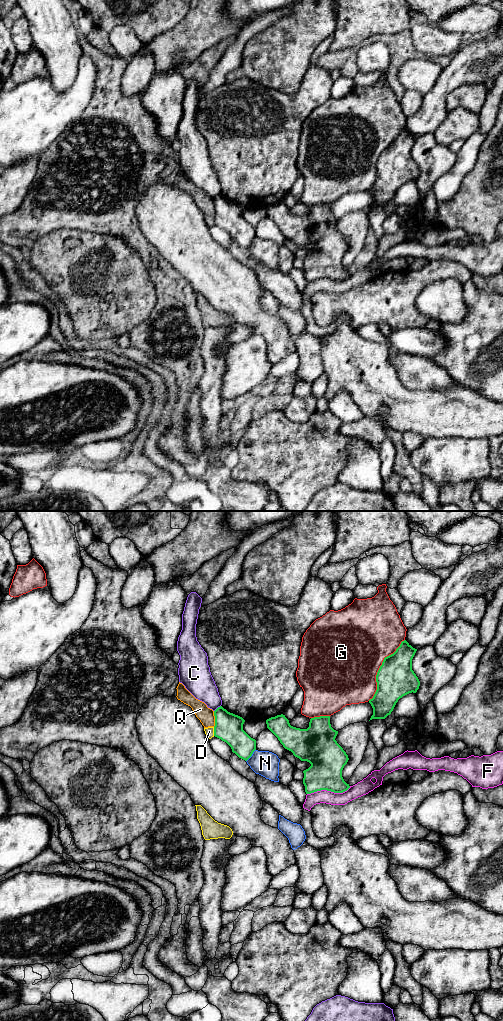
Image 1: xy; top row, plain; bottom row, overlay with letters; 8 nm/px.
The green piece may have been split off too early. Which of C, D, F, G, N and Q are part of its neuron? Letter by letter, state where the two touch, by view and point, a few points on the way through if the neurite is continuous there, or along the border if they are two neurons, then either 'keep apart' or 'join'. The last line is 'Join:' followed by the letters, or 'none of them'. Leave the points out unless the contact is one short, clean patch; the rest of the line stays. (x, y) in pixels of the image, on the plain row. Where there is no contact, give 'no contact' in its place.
C: xy (217, 196) | along xy (220, 193), (214, 199) | keep apart
D: xy (214, 219) | keep apart
F: xy (328, 278) | along xy (350, 274), (342, 280), (317, 278), (307, 282) | keep apart
G: xy (379, 157) | keep apart
N: xy (251, 243) | keep apart
Q: xy (215, 207) | along xy (213, 199), (214, 214) | keep apart
Join: none of them

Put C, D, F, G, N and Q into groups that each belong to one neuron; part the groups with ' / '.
C / D Q / F / G / N

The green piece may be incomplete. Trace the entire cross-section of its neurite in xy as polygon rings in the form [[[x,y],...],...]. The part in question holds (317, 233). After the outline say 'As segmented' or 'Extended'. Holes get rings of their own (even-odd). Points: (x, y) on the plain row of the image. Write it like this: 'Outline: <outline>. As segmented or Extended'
Outline: [[[283,202],[267,207],[266,212],[285,237],[311,252],[303,259],[306,282],[321,278],[343,281],[350,276],[342,265],[349,246],[335,228],[338,219],[331,215],[330,204],[311,206],[307,217],[291,214]]]. As segmented

